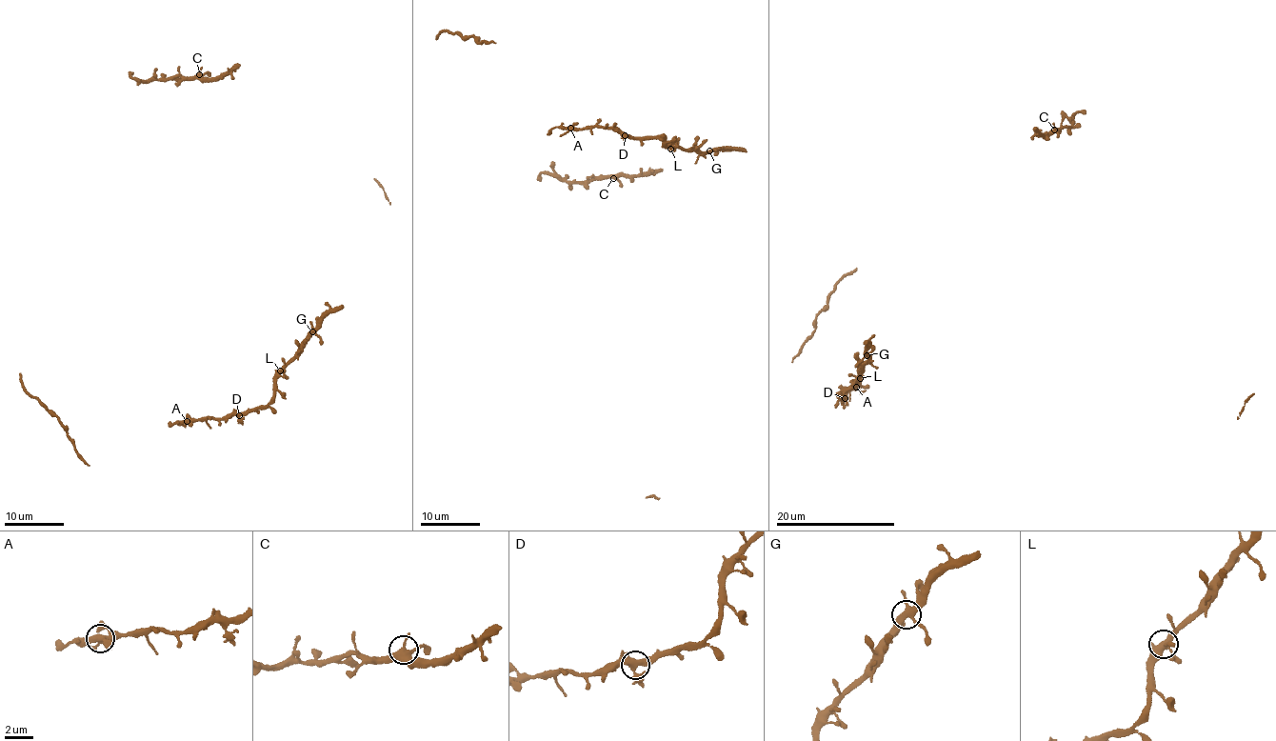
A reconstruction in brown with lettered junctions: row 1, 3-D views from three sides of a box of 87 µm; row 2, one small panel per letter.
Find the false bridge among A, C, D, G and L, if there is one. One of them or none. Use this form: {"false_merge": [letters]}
{"false_merge": []}

